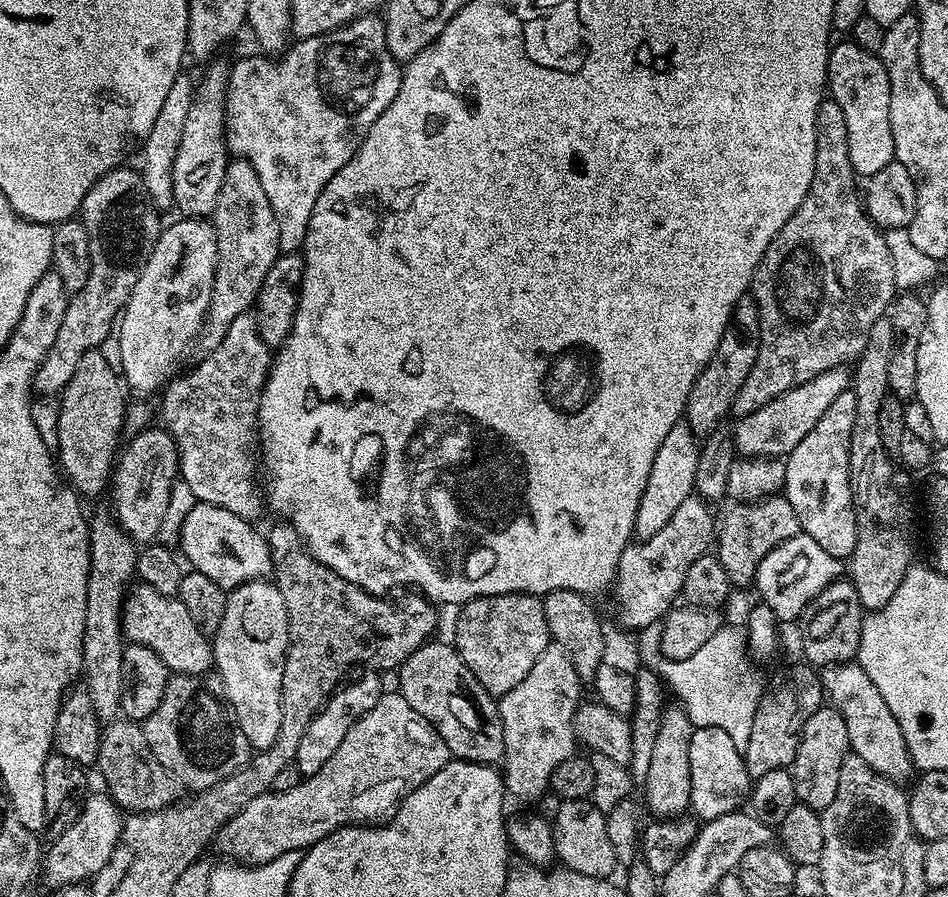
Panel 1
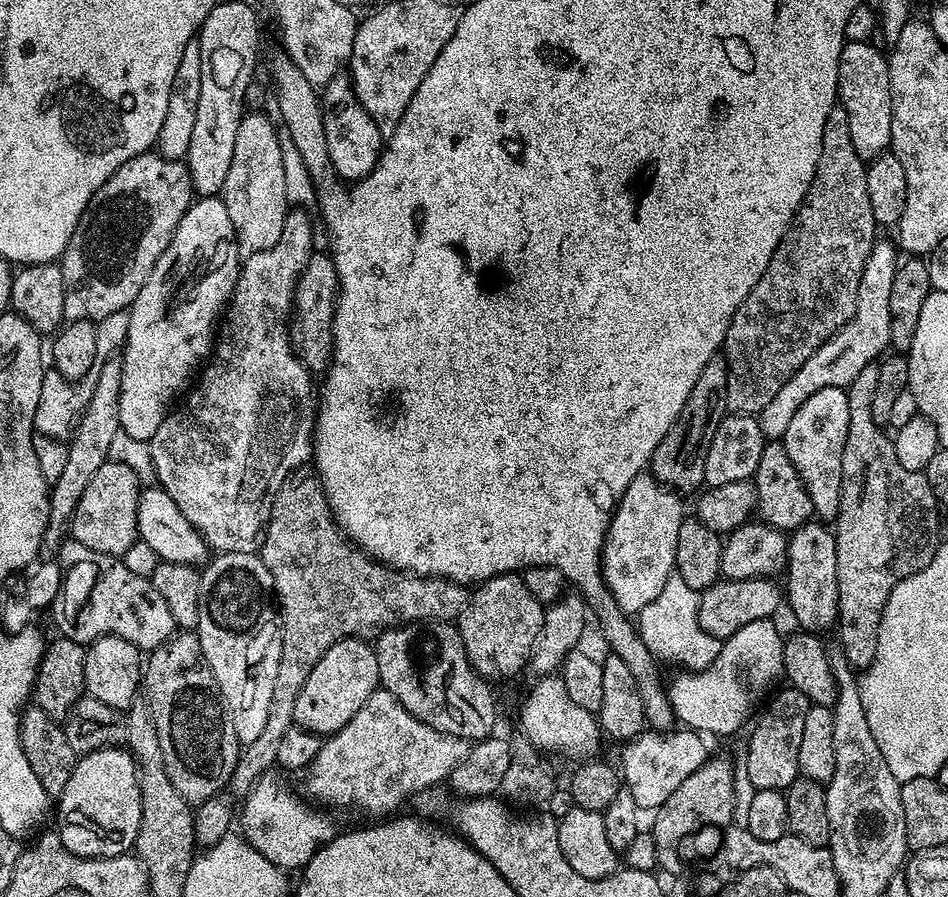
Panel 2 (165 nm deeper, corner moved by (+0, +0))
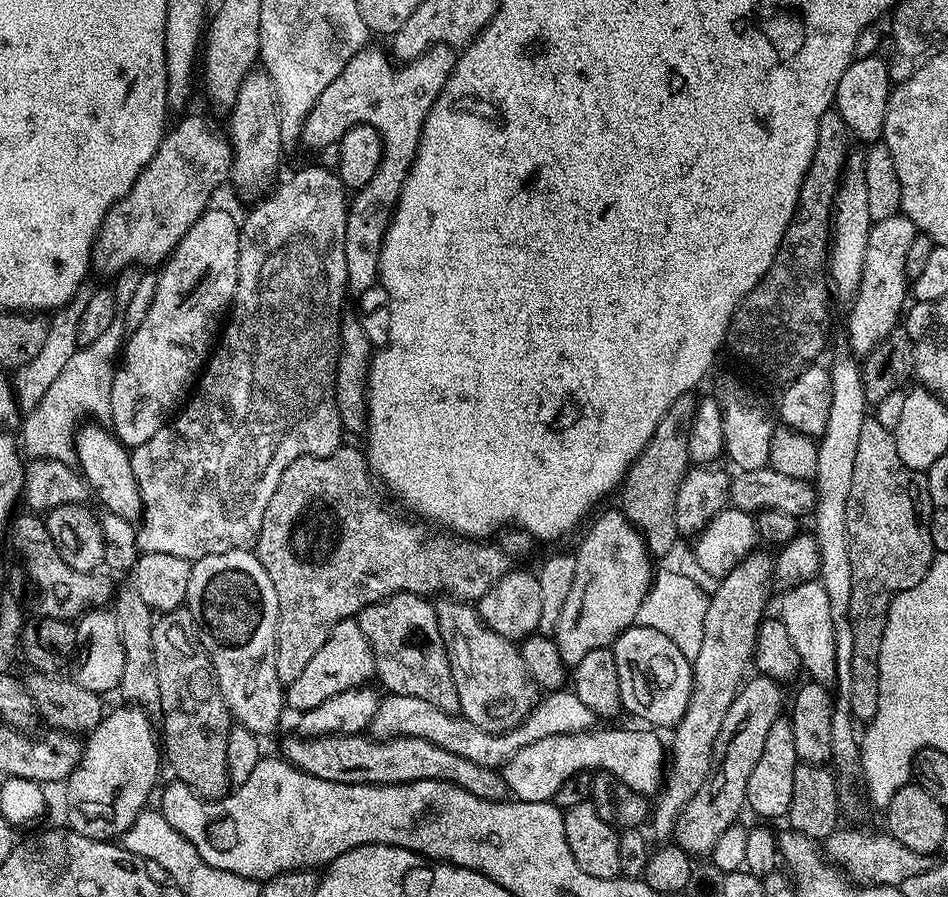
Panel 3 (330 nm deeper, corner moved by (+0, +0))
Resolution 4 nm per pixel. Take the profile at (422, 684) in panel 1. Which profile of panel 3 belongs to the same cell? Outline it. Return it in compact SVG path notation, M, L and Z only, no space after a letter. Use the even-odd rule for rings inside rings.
M396 592L366 606L358 619L374 654L375 675L378 680L380 676L391 695L422 698L422 702L430 702L430 706L438 706L438 710L459 713L458 690L454 690L454 674L450 674L448 646L440 632L431 599Z

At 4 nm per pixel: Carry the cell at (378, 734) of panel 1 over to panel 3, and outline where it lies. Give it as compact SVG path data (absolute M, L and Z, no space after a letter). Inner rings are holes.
M561 690L559 692L549 692L537 703L532 713L524 719L523 724L518 724L506 732L487 732L474 722L464 719L459 714L443 712L438 710L438 706L430 706L430 702L422 702L422 698L410 698L409 696L385 695L378 706L378 714L374 714L371 735L376 738L391 738L393 736L413 736L422 738L426 742L434 742L434 746L442 746L442 750L450 750L450 754L462 754L462 758L470 758L470 762L478 762L478 766L499 769L518 750L522 750L532 742L537 742L540 738L547 738L551 735L570 734L571 732L587 732L597 723L598 717L591 712L583 702L578 702L576 693L571 690Z

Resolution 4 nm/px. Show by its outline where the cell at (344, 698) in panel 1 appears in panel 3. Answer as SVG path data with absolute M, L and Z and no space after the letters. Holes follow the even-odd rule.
M359 619L343 620L330 630L330 638L322 642L322 647L314 658L303 668L302 674L294 678L292 684L286 688L286 704L293 713L299 714L306 710L314 710L326 698L334 698L334 694L342 694L342 690L358 688L369 683L373 679L376 670L374 654L370 650L370 642L366 634L362 634L362 626Z

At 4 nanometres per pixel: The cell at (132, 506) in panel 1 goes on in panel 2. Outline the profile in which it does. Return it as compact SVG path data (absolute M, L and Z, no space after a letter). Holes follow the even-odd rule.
M109 459L98 466L98 474L90 478L82 498L72 515L71 539L82 542L98 554L110 554L123 558L126 550L138 539L138 502L142 491L142 480L128 464Z

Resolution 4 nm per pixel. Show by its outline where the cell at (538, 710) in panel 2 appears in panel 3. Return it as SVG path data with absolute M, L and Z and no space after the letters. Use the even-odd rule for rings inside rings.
M451 598L439 603L435 605L436 617L448 646L450 674L454 674L454 690L458 690L459 715L487 732L506 732L523 724L538 703L538 689L526 670L526 662L522 662L519 647L490 630L471 603Z

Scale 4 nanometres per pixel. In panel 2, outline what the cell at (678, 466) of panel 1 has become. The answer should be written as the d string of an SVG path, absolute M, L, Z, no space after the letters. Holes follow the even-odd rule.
M651 471L639 472L626 486L622 498L616 503L616 510L612 514L612 521L604 539L604 553L600 555L600 566L604 573L604 584L608 592L618 602L618 606L625 614L639 614L643 608L650 606L658 594L662 594L662 586L674 574L676 566L676 551L678 550L678 530L686 519L684 504L679 495L665 484L659 484Z

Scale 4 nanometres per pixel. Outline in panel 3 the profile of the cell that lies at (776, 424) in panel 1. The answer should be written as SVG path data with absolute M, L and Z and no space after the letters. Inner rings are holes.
M903 214L873 223L868 235L866 258L862 262L862 282L858 286L856 296L850 301L849 308L852 309L848 312L848 344L853 348L853 350L851 349L853 353L867 354L870 350L874 350L874 346L878 346L878 342L882 342L882 338L886 338L898 326L899 320L896 319L899 316L901 319L906 308L904 299L907 301L910 296L910 281L905 267L906 252L916 236L917 230L914 222L910 222L910 218L906 218Z

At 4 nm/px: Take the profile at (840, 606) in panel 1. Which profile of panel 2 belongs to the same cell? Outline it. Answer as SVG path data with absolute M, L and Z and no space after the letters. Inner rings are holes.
M809 522L788 536L786 604L792 607L792 616L803 631L820 634L823 628L831 629L835 625L838 610L837 570L836 538L831 527L820 522Z

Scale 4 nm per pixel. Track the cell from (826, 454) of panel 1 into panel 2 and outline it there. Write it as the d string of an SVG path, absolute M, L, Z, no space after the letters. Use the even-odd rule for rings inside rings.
M827 388L818 390L818 394L810 394L810 398L802 402L798 414L794 414L790 426L786 426L782 441L786 454L790 454L790 462L794 462L794 470L798 470L806 486L806 494L810 494L813 513L824 522L835 521L840 513L842 450L846 450L846 430L850 430L848 393L842 388Z

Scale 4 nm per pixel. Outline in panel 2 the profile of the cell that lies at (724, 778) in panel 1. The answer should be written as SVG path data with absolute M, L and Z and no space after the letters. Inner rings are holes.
M679 729L670 733L646 730L623 745L620 756L620 773L626 790L632 793L641 811L652 812L660 808L671 794L709 759L706 744L701 733L692 729Z

